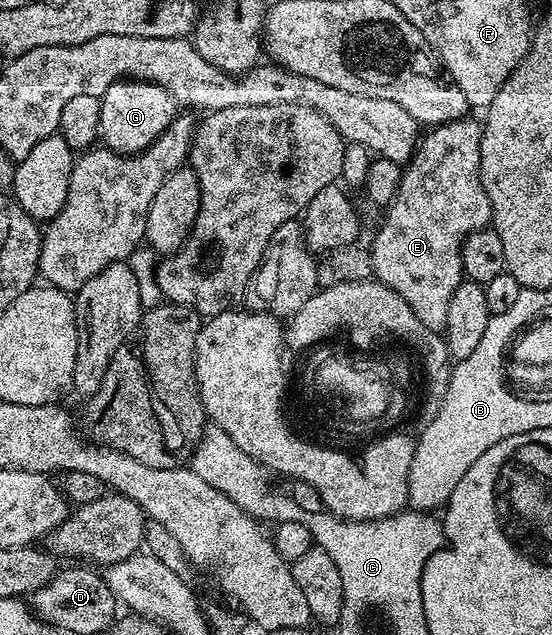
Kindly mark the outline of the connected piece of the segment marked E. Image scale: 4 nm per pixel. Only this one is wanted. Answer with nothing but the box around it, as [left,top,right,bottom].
[369,119,491,330]

